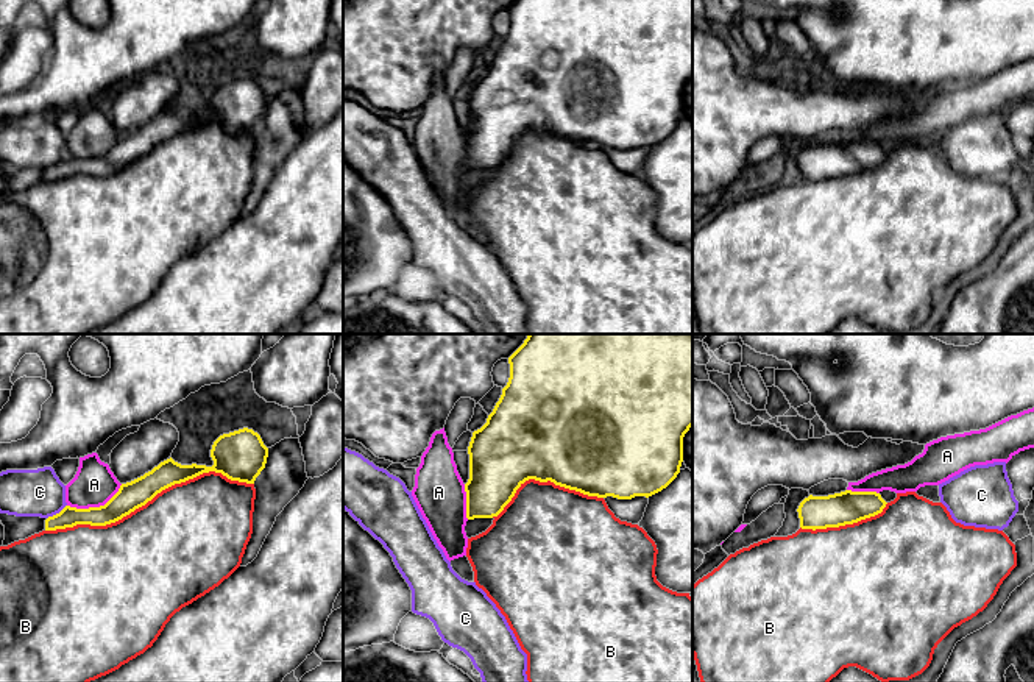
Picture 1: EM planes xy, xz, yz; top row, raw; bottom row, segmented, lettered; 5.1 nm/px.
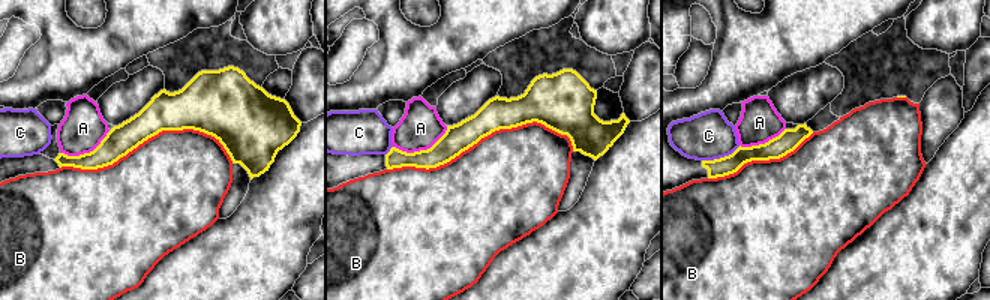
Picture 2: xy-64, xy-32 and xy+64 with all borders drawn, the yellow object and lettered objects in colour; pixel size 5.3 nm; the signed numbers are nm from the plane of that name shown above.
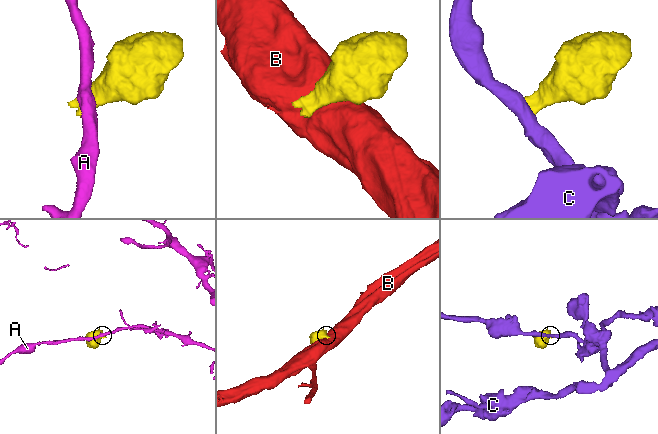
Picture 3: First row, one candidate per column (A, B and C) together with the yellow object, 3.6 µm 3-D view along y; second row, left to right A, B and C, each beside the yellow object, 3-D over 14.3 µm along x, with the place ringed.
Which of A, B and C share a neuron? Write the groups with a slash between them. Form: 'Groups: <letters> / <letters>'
Groups: A / B / C

